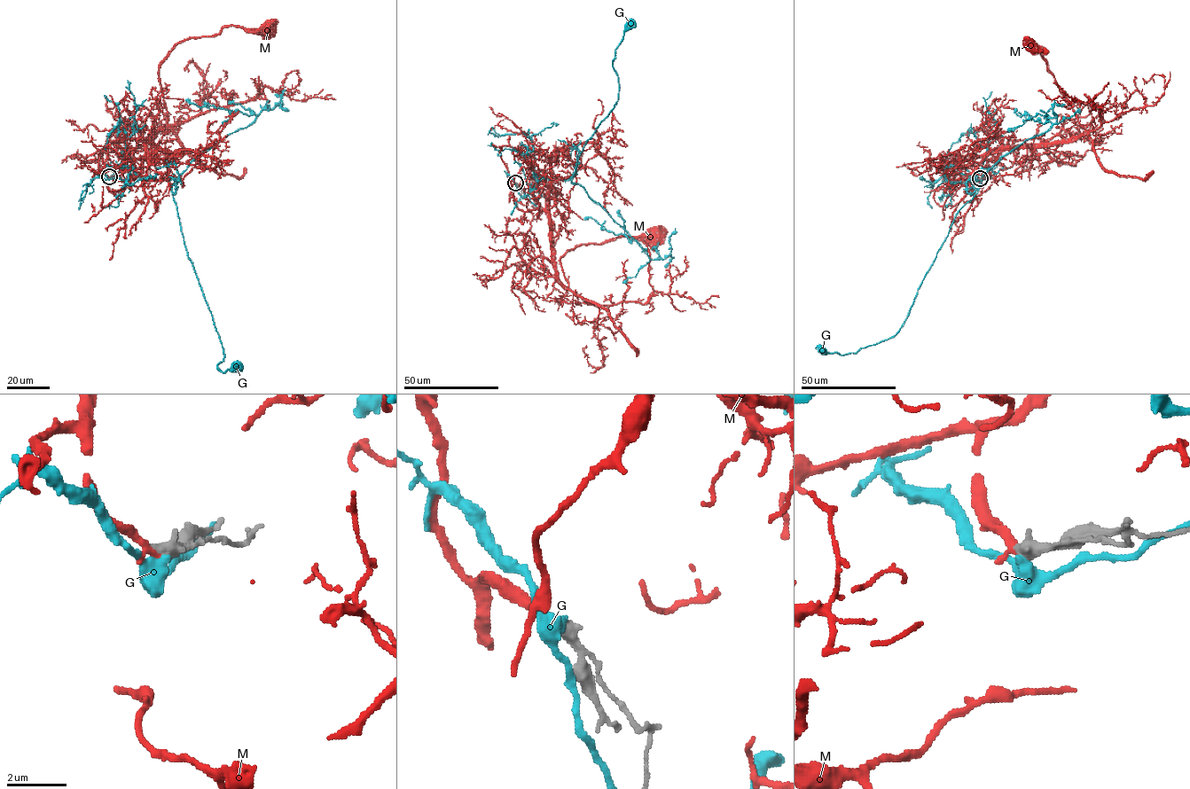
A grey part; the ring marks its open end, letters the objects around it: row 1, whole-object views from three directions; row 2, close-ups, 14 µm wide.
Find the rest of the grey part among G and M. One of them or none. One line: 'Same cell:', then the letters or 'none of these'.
Same cell: M

